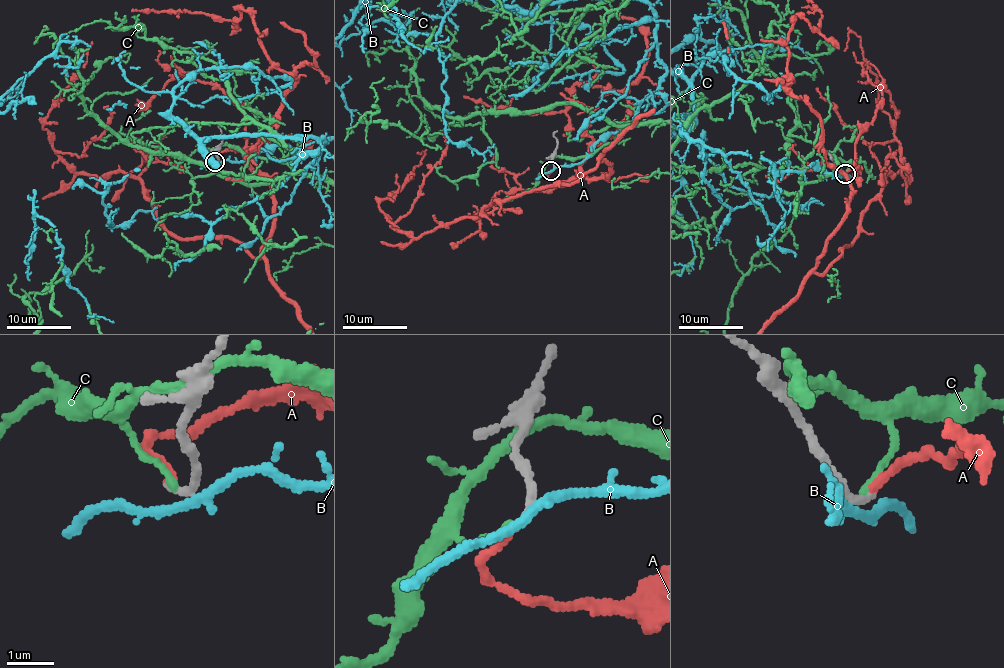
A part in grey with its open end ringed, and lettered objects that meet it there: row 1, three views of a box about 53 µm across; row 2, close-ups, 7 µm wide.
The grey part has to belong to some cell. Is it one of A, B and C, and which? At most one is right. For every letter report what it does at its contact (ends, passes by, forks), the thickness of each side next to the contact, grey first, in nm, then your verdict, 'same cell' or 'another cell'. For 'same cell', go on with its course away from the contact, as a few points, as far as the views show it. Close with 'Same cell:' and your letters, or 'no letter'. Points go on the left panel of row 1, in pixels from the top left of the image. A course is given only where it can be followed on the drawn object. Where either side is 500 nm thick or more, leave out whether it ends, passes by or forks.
A: it ends | 160/150 nm | same cell
B: it passes by | 190/200 nm | another cell
C: it ends | 160/120 nm | another cell
Same cell: A

